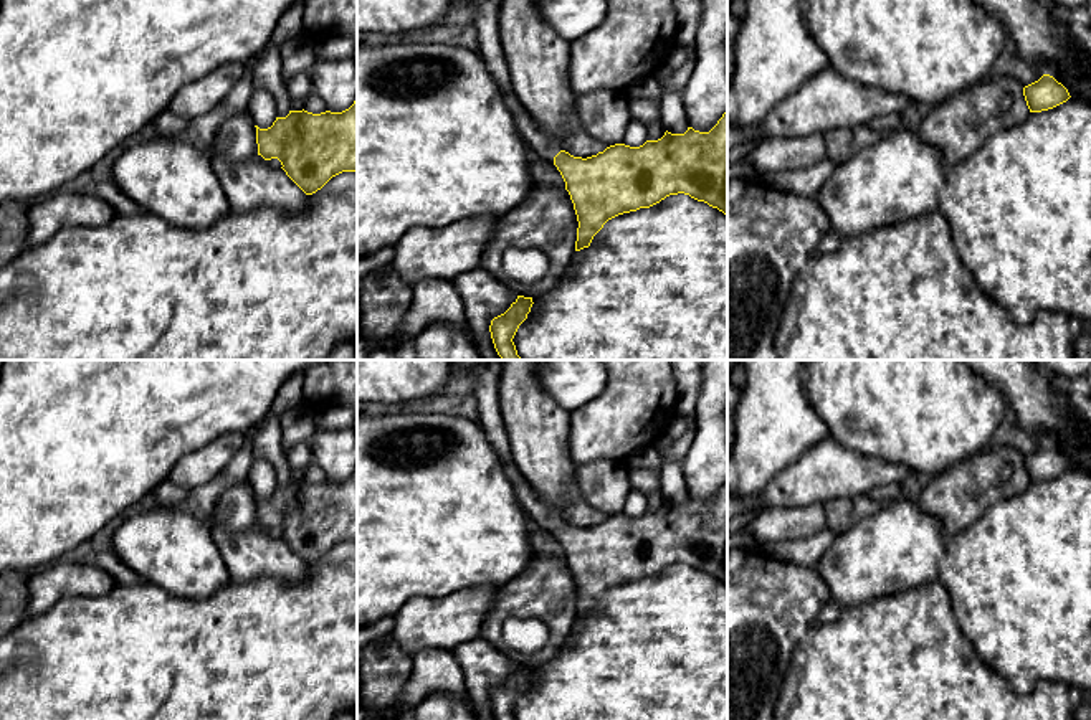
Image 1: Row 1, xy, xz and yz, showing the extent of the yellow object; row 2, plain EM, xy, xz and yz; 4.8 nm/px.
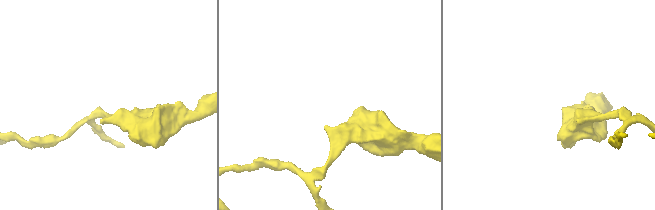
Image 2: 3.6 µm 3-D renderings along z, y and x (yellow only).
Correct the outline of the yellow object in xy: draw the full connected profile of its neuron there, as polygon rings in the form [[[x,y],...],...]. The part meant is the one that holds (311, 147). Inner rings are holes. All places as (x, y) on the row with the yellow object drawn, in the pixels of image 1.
[[[357,97],[342,112],[289,111],[268,129],[255,127],[258,155],[278,159],[306,195],[342,172],[357,173]]]

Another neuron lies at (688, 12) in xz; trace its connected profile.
[[[673,0],[673,7],[678,20],[676,46],[689,51],[689,59],[669,79],[669,84],[681,92],[694,71],[694,46],[701,25],[703,0]]]

